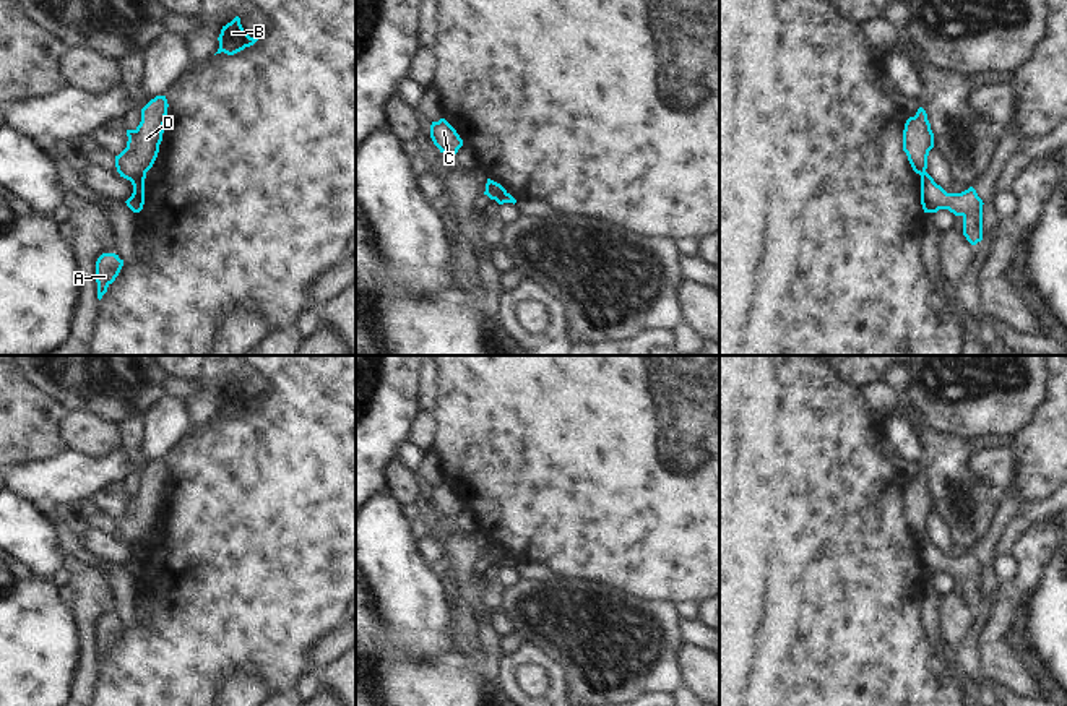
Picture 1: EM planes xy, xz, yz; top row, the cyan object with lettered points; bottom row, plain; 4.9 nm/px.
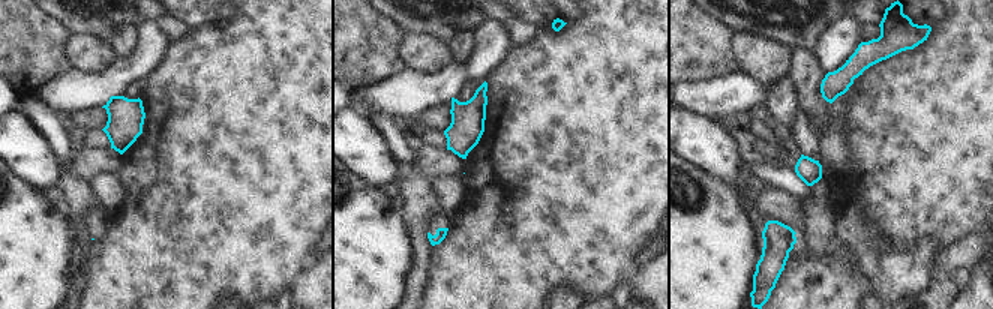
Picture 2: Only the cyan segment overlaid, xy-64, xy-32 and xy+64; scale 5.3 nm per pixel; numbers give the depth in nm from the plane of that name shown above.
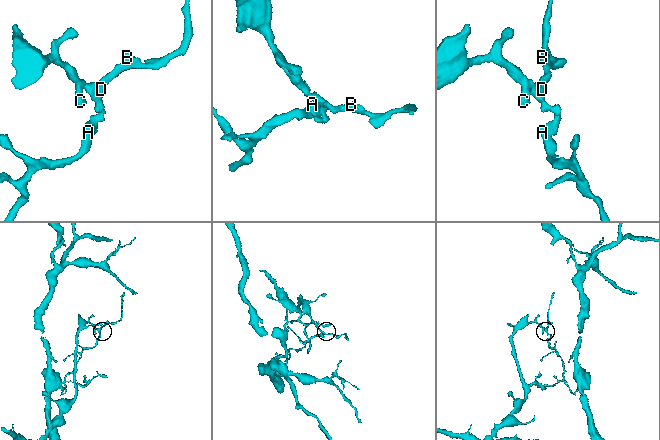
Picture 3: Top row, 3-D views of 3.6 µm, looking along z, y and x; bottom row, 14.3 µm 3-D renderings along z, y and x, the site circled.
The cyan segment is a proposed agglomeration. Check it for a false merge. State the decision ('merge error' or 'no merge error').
merge error

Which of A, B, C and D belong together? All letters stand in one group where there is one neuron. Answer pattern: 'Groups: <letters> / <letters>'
Groups: A / B C D

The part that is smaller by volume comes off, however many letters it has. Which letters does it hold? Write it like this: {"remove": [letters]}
{"remove": ["B", "C", "D"]}

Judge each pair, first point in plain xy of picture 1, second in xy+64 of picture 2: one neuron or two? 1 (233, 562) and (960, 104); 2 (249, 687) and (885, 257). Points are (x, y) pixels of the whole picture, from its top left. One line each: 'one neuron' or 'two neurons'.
1: one neuron
2: one neuron

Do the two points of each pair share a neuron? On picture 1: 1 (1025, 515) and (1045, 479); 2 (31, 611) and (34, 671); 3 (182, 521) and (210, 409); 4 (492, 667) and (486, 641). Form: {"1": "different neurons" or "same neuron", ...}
{"1": "different neurons", "2": "same neuron", "3": "different neurons", "4": "same neuron"}

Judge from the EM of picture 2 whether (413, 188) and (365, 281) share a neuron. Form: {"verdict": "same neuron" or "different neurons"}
{"verdict": "different neurons"}

